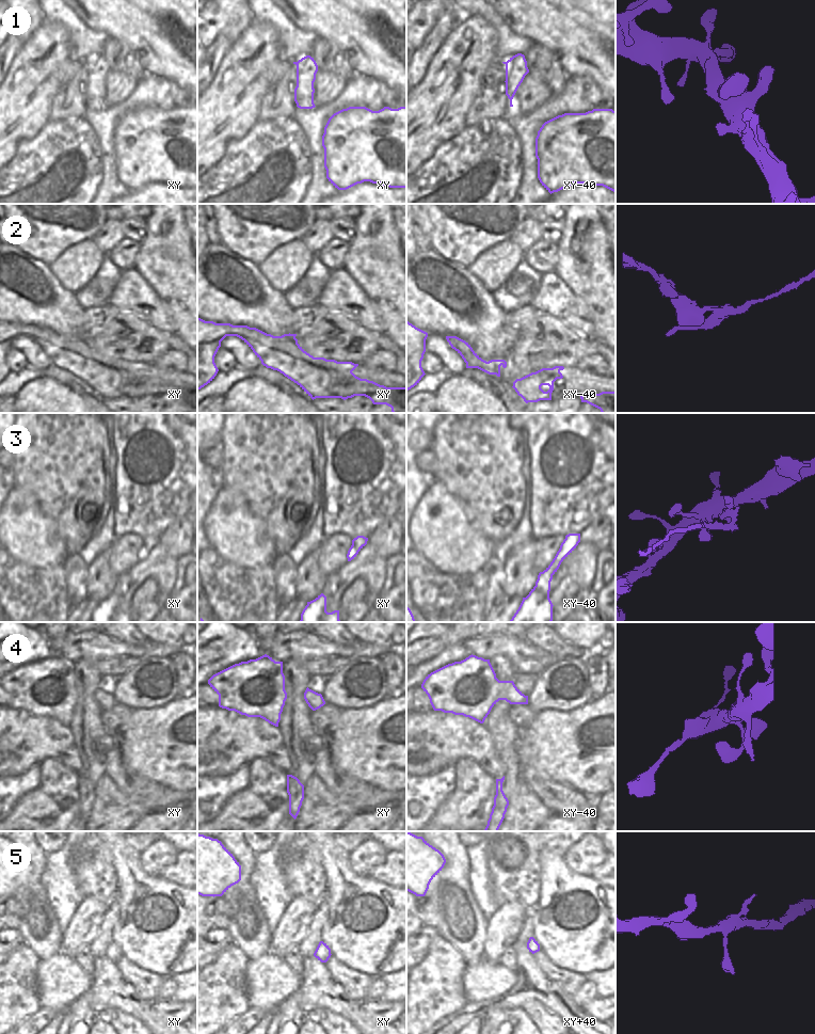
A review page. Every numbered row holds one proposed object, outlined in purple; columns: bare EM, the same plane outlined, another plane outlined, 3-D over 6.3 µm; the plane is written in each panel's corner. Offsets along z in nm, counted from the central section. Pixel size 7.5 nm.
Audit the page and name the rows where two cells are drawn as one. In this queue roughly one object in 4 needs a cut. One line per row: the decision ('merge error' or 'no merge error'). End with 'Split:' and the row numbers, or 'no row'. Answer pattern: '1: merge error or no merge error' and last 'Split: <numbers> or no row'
1: no merge error
2: merge error
3: merge error
4: no merge error
5: no merge error
Split: 2, 3

